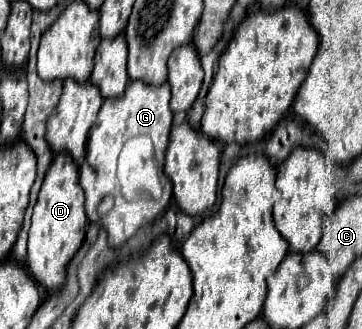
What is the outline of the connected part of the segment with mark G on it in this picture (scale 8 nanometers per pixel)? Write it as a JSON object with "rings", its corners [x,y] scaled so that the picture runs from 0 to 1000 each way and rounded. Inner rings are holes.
{"rings":[[[356,249],[345,286],[329,304],[290,304],[268,347],[235,468],[257,523],[218,505],[218,559],[235,578],[240,663],[290,693],[307,754],[340,748],[390,687],[445,657],[478,602],[472,547],[450,523],[456,456],[478,383],[467,304],[472,261],[461,249],[445,261]],[[301,590],[318,608],[312,632],[296,650],[273,650],[268,632]]]}

